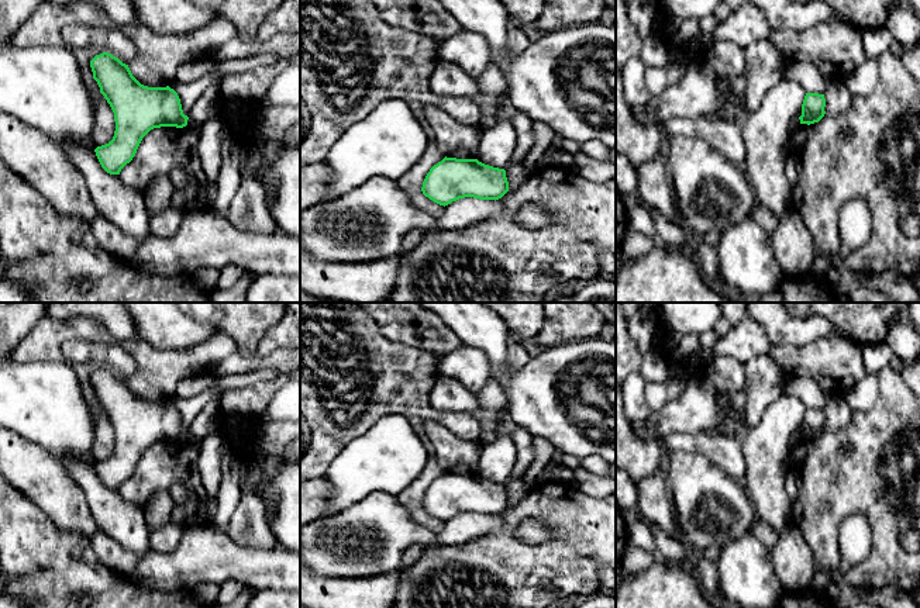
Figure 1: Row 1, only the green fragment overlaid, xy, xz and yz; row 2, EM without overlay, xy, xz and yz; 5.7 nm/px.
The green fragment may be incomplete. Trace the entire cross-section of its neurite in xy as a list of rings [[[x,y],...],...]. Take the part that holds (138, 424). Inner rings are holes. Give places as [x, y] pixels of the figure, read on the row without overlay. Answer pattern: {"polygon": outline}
{"polygon": [[[108,367],[90,376],[93,394],[114,428],[113,455],[94,464],[101,483],[120,490],[132,476],[142,453],[154,443],[187,441],[178,408],[166,403],[141,400],[128,380]]]}

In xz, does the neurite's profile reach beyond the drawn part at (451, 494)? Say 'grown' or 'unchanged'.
unchanged

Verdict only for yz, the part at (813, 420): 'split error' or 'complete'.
complete

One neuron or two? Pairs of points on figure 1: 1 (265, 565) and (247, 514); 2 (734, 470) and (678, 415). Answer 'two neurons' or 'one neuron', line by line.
1: two neurons
2: two neurons

